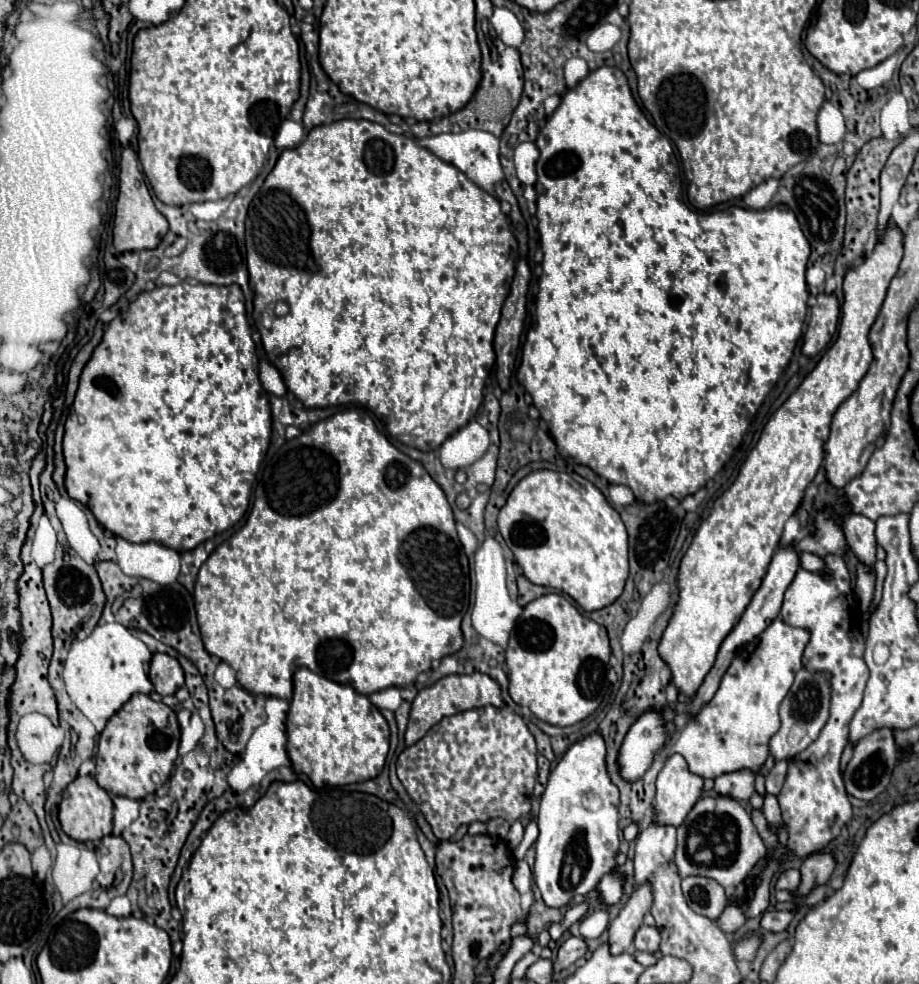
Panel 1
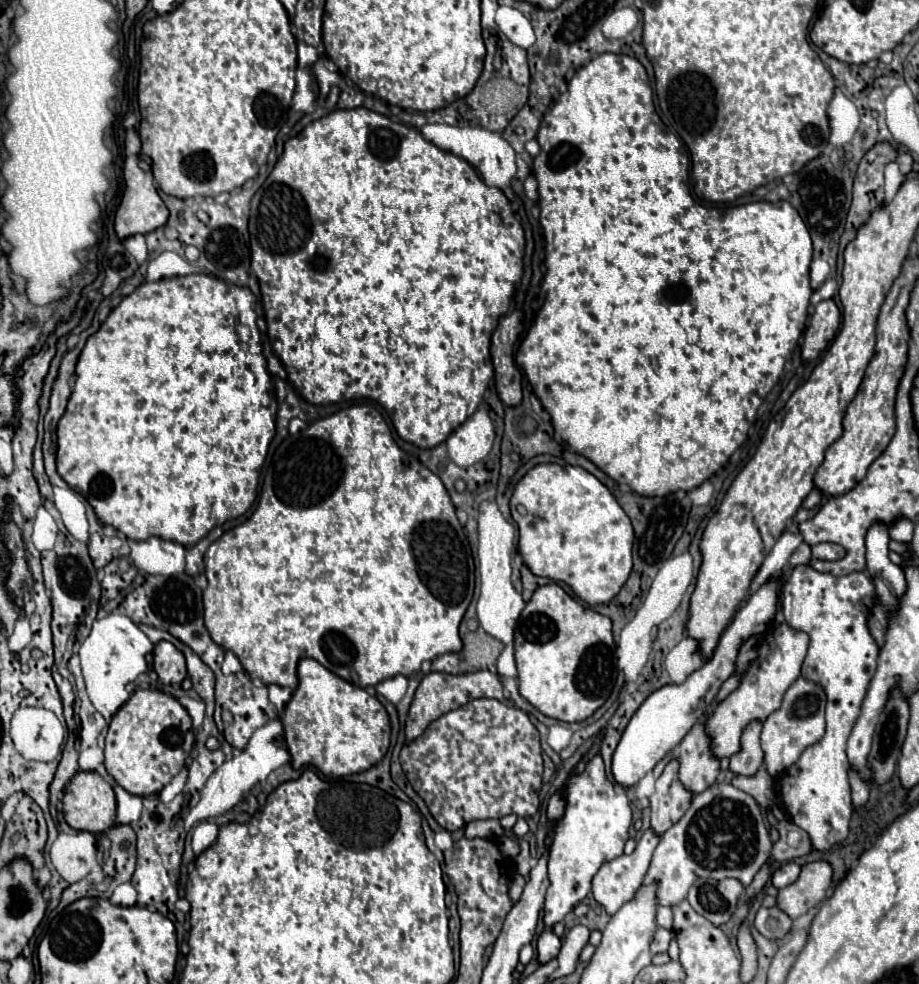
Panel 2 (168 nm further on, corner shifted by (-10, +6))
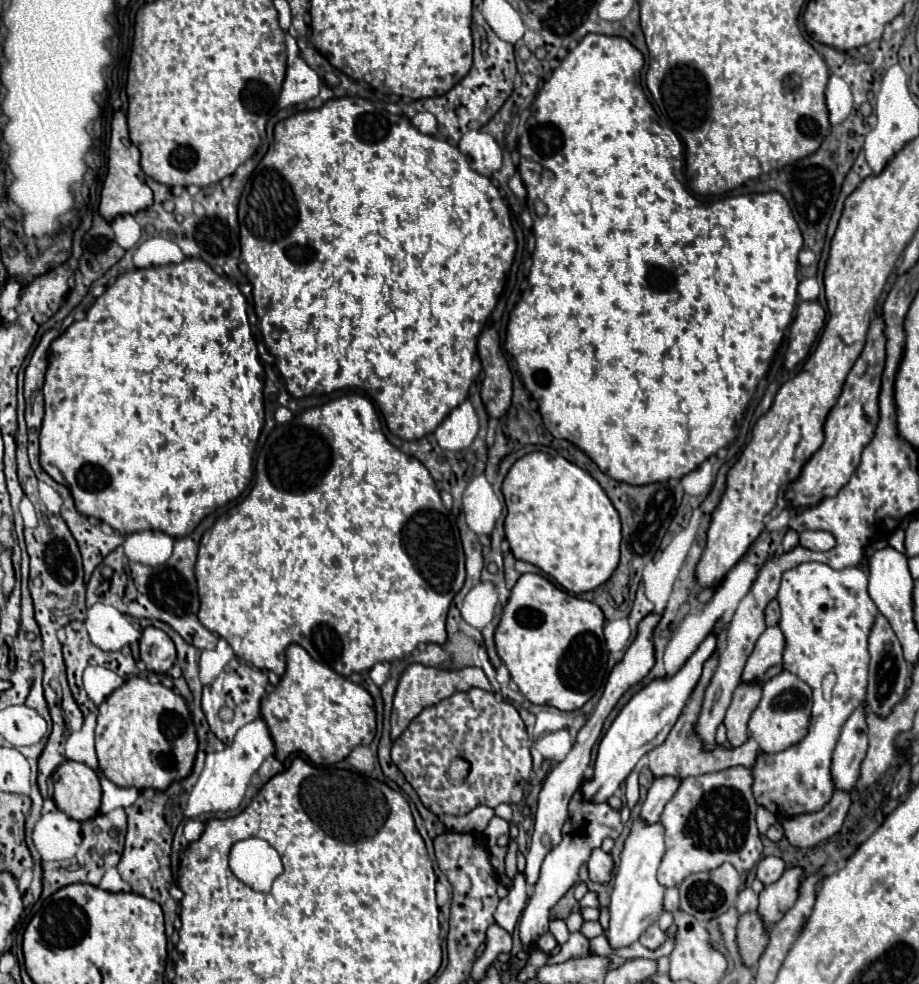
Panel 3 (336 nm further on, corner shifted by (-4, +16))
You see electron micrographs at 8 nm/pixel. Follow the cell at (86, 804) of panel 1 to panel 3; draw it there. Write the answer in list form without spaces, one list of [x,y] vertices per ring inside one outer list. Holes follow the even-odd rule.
[[[65,760],[53,772],[53,800],[61,812],[73,820],[89,820],[101,808],[101,784],[93,768],[81,762]]]

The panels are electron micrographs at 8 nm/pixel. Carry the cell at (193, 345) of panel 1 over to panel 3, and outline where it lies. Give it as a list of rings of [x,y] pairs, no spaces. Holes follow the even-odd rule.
[[[187,258],[185,262],[181,264],[169,264],[169,266],[151,266],[151,268],[143,268],[143,270],[131,270],[131,272],[125,272],[123,276],[119,276],[115,280],[113,286],[109,286],[105,290],[103,296],[99,296],[95,300],[95,304],[91,306],[91,310],[87,312],[85,320],[81,322],[73,322],[67,332],[63,336],[59,336],[53,344],[51,344],[51,350],[49,350],[49,368],[47,368],[47,376],[45,376],[45,418],[43,418],[43,428],[41,428],[41,436],[39,436],[39,442],[41,442],[41,466],[43,470],[53,476],[59,484],[65,484],[69,486],[69,490],[73,492],[75,496],[75,506],[81,514],[85,516],[95,516],[99,518],[101,522],[107,522],[113,530],[117,530],[119,534],[127,536],[127,534],[133,534],[133,532],[139,532],[139,530],[161,530],[169,536],[187,536],[195,530],[195,526],[211,512],[215,512],[217,508],[225,506],[227,502],[235,500],[241,496],[241,492],[249,486],[251,482],[251,476],[253,476],[253,442],[259,438],[261,434],[261,428],[263,428],[263,418],[265,418],[265,410],[263,410],[263,366],[259,362],[259,354],[257,354],[257,344],[255,344],[255,338],[251,334],[251,328],[249,328],[249,320],[247,320],[247,300],[245,296],[241,294],[239,286],[229,280],[227,276],[217,276],[203,260],[199,258]]]

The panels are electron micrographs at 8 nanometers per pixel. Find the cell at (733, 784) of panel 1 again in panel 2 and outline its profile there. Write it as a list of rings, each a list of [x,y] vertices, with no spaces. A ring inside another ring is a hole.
[[[753,720],[743,728],[741,734],[741,750],[731,756],[731,772],[735,774],[755,774],[759,766],[763,764],[763,750],[759,746],[759,734],[761,734],[763,722]]]

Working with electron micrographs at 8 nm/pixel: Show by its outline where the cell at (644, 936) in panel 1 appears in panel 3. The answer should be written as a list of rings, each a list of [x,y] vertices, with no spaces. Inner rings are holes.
[[[651,924],[645,932],[643,932],[643,936],[639,938],[639,942],[643,944],[643,946],[647,946],[647,948],[657,948],[657,946],[661,946],[663,942],[667,940],[667,936],[661,932],[661,928],[657,926],[657,924]]]

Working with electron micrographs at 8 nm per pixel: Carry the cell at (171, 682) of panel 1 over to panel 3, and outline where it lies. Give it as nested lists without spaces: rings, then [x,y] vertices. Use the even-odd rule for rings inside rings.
[[[147,626],[141,636],[141,660],[149,672],[167,674],[177,660],[173,640],[163,630]]]

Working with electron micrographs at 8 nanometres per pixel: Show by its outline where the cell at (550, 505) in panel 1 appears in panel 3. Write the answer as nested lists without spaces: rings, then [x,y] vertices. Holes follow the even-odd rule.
[[[531,452],[519,458],[503,480],[507,504],[505,536],[517,560],[535,564],[573,594],[595,590],[619,564],[621,522],[597,480],[563,456]]]

